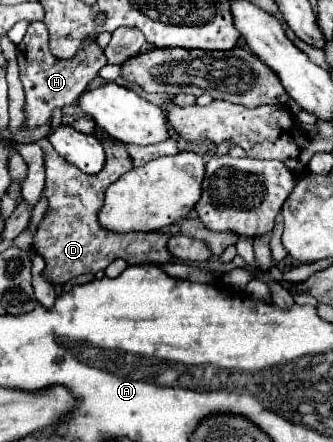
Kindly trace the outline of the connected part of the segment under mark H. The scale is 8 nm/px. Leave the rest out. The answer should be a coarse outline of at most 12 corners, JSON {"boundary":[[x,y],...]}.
{"boundary":[[43,22],[17,46],[25,130],[77,100],[107,64],[89,42],[55,58]]}

